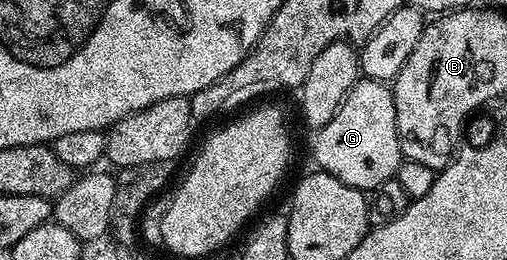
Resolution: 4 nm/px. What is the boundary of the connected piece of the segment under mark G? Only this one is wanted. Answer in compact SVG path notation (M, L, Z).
M358 78L356 85L345 94L335 117L316 132L313 159L320 170L335 176L347 185L366 193L372 192L383 181L394 178L397 167L403 162L393 89L380 79Z

